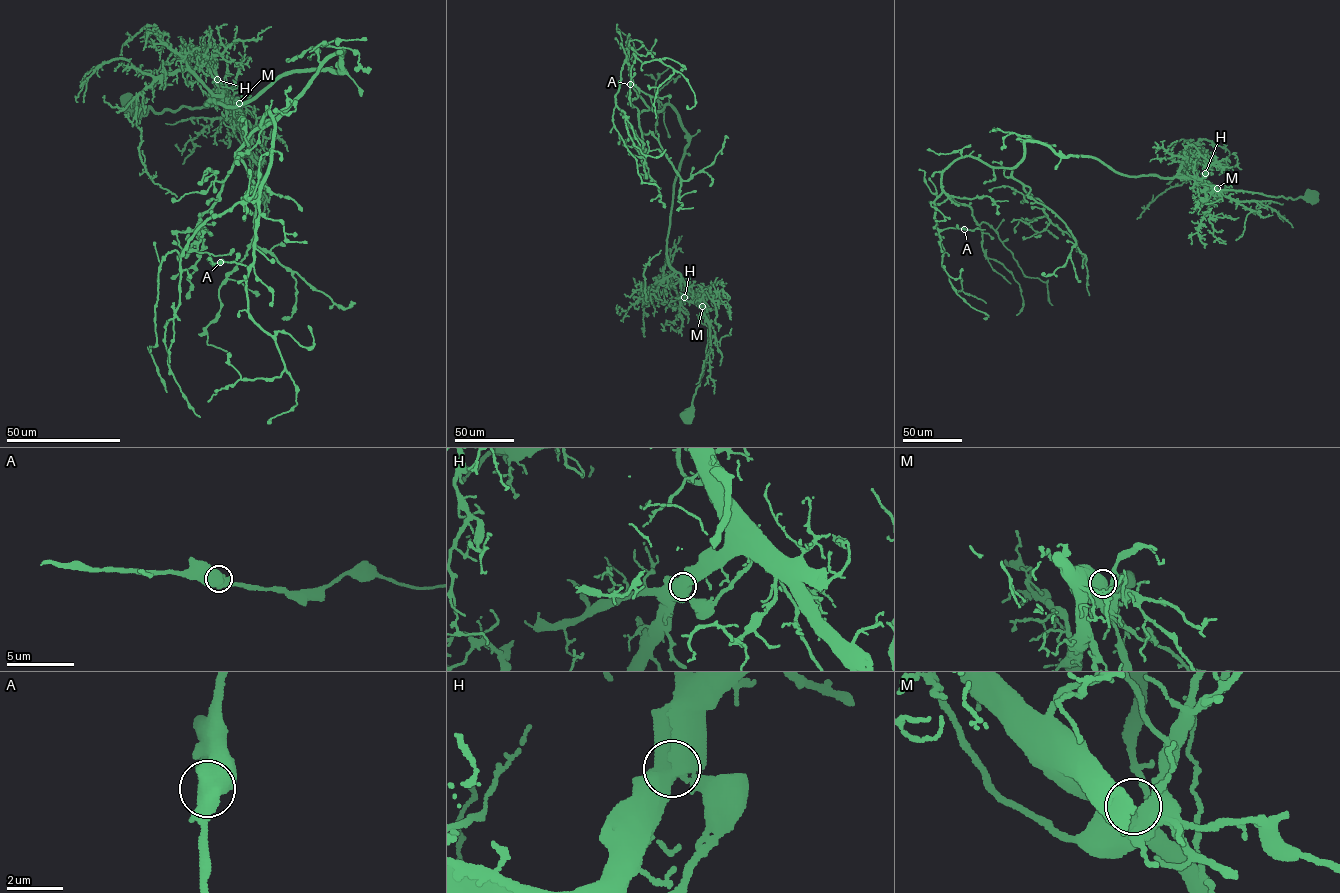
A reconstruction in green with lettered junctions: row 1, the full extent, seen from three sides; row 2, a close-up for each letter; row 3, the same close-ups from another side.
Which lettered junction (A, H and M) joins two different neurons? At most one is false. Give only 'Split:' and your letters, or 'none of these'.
Split: none of these

